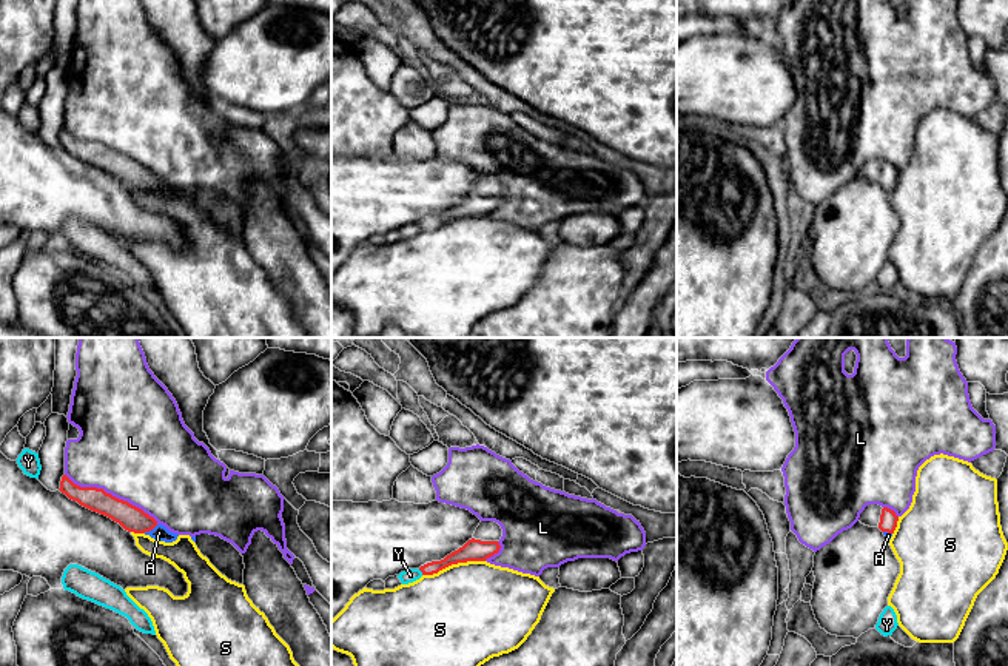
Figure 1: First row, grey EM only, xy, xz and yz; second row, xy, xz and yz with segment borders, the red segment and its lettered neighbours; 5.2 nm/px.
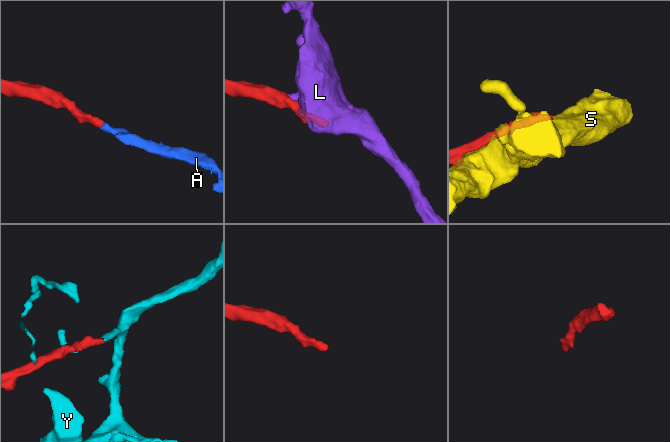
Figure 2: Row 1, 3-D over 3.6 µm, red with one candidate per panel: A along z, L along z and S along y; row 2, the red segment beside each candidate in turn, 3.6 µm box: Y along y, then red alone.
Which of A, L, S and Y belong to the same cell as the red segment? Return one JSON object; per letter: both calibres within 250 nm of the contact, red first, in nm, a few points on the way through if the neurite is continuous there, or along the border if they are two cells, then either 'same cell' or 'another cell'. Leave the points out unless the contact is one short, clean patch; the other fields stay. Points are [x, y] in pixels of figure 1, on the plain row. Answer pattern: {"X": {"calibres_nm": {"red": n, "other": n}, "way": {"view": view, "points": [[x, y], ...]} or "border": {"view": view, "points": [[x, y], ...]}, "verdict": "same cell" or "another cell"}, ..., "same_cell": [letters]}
{"A": {"calibres_nm": {"red": 140, "other": 80}, "way": {"view": "xy", "points": [[131, 173], [150, 184], [159, 187]]}, "verdict": "same cell"}, "L": {"calibres_nm": {"red": 140, "other": 500}, "verdict": "another cell"}, "S": {"calibres_nm": {"red": 110, "other": 480}, "verdict": "another cell"}, "Y": {"calibres_nm": {"red": 90, "other": 70}, "verdict": "another cell"}, "same_cell": ["A"]}

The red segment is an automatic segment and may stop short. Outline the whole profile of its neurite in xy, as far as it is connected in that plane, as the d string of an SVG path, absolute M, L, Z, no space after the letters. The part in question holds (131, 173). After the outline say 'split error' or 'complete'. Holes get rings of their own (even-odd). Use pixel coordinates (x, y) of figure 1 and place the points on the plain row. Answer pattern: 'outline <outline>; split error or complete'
outline M63 130L59 145L69 154L77 156L80 160L111 173L128 187L145 188L165 197L173 197L179 191L177 188L170 187L165 180L159 179L142 163L106 148L103 143L80 142Z; split error

